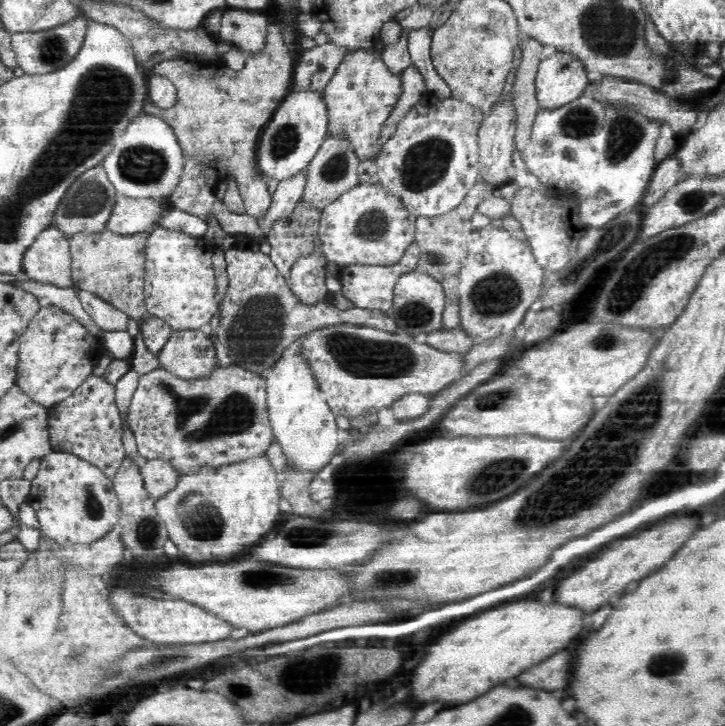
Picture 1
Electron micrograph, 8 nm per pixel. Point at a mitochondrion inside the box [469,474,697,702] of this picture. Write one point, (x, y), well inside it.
(663, 665)

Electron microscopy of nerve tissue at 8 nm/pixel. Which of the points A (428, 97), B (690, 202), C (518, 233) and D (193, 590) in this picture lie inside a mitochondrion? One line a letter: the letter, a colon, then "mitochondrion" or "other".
A: other
B: mitochondrion
C: other
D: other

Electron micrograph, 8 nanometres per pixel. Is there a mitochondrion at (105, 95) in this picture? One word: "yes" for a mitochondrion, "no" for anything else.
yes

